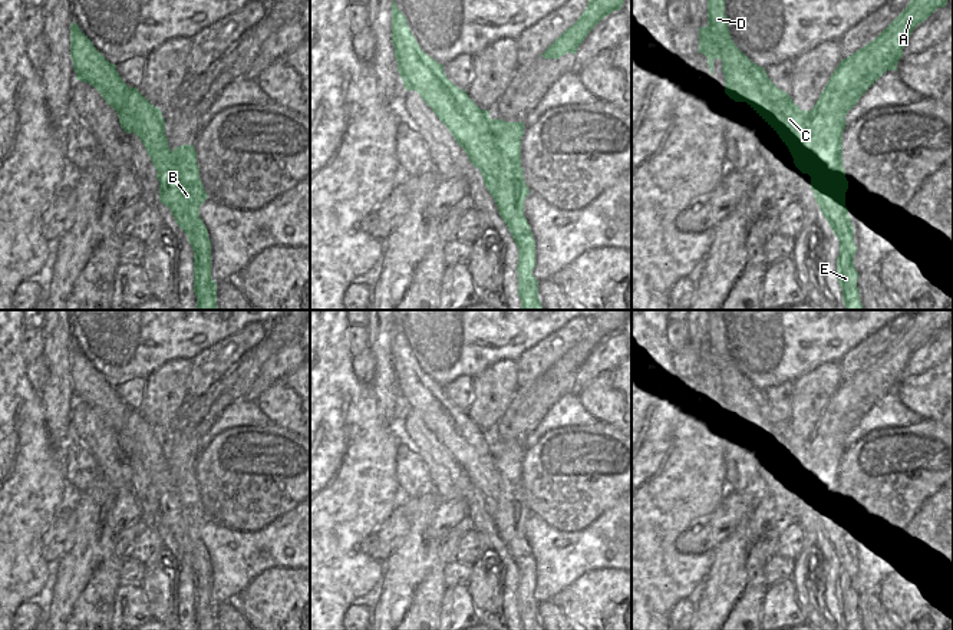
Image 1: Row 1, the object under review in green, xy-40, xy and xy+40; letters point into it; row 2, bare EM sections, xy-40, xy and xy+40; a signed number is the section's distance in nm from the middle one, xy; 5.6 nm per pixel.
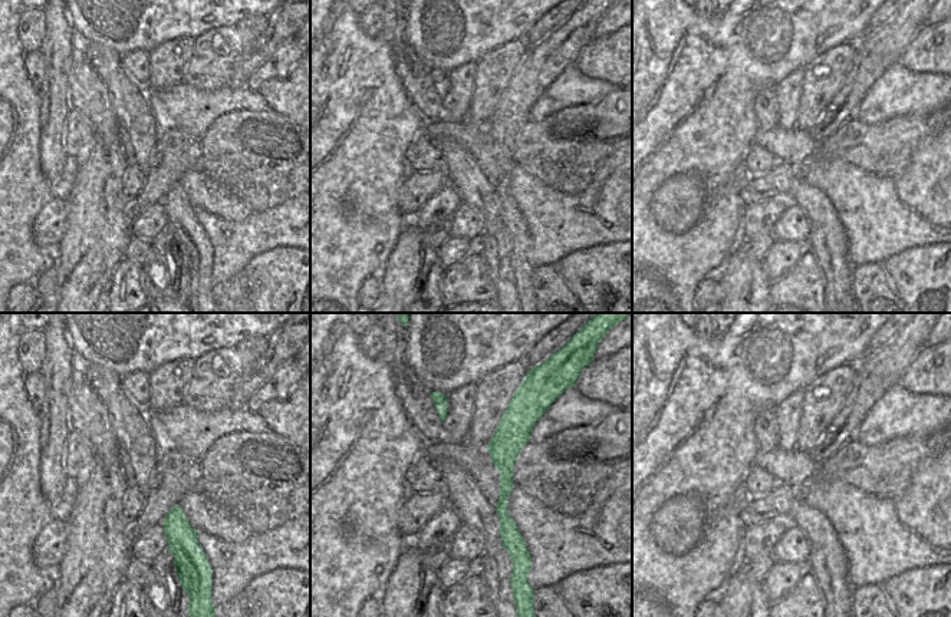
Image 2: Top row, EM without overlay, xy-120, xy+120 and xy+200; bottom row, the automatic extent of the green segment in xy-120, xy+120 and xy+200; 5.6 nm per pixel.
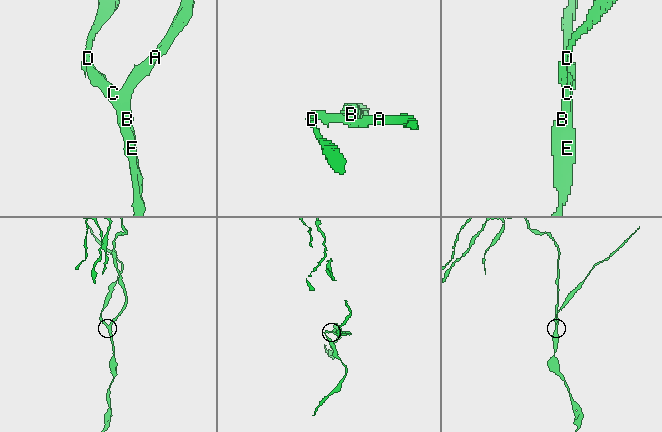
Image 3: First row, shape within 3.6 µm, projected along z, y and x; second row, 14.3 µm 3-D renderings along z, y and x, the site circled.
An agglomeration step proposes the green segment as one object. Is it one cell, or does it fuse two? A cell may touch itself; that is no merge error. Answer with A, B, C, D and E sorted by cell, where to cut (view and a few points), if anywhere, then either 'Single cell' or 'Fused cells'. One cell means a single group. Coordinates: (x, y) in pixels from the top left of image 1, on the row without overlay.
Groups: A B E / C D. Split along xy+40 (810, 432), (815, 468), (814, 515). Fused cells

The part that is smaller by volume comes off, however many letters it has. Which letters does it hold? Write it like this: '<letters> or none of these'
C, D

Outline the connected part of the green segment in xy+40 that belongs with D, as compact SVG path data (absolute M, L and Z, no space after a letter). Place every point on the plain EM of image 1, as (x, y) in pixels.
M712 310L708 319L708 347L699 349L699 375L708 379L713 396L713 382L722 382L725 415L735 423L746 423L788 468L794 485L799 492L812 495L811 511L817 514L817 468L814 465L814 445L811 432L801 432L791 418L781 412L766 396L765 389L755 386L732 362L725 336L725 321L719 310Z

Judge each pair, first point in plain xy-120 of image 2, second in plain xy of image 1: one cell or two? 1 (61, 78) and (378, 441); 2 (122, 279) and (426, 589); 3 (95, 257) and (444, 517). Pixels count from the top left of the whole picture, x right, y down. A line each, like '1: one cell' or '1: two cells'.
1: two cells
2: two cells
3: two cells

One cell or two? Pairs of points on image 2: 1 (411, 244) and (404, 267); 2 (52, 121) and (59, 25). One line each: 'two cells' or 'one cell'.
1: one cell
2: one cell

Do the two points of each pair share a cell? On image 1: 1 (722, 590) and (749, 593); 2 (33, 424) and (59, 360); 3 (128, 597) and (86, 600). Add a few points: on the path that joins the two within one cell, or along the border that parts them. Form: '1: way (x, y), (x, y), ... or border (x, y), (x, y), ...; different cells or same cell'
1: way (729, 590), (742, 593); same cell
2: border (40, 395), (45, 429), (49, 436); different cells
3: border (119, 584), (111, 614); different cells

